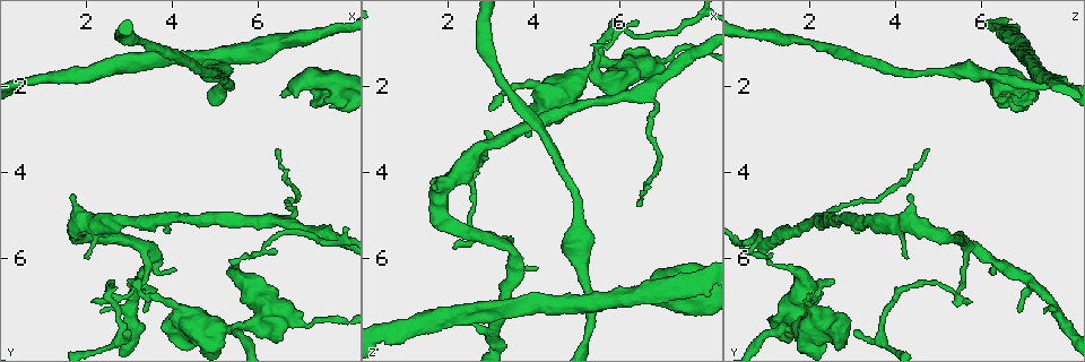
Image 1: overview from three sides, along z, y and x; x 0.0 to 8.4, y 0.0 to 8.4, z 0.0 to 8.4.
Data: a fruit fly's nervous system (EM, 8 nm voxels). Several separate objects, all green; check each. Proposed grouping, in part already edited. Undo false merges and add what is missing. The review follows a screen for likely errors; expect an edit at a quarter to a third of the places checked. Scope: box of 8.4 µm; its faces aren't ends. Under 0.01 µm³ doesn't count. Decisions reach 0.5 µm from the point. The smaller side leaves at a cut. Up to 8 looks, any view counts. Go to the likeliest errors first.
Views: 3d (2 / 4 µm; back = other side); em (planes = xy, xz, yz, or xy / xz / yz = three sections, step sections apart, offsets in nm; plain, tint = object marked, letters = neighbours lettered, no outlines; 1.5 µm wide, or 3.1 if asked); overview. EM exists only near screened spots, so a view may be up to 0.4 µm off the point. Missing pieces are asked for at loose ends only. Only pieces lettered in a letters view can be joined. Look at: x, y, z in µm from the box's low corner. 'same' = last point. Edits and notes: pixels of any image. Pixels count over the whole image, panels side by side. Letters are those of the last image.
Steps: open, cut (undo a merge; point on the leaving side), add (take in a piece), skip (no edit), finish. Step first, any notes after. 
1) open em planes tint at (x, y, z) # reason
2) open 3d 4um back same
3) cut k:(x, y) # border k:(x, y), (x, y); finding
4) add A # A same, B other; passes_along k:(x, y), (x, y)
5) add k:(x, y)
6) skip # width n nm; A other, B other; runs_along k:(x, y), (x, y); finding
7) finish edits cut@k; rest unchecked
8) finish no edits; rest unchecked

open 3d 4um at (2.95, 6.50, 2.55) # thin end

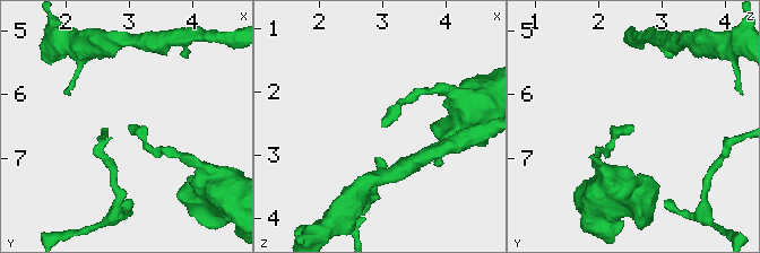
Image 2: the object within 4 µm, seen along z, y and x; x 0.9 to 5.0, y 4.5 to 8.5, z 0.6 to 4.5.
open em planes tint at (3.00, 6.55, 2.55)

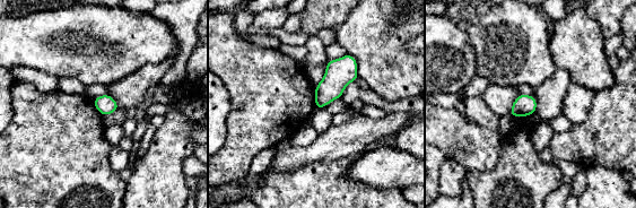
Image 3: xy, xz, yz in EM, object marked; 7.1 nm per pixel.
open em planes letters same

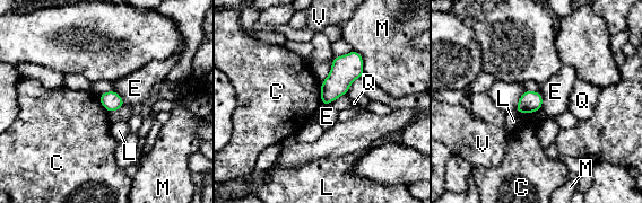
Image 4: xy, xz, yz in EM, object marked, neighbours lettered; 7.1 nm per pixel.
skip # longest_contact M 200 nm; C other, E other, L other, M other, Q other, V other; none of them fits

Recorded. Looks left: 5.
open em planes plain at (4.00, 6.20, 6.25) # thin end

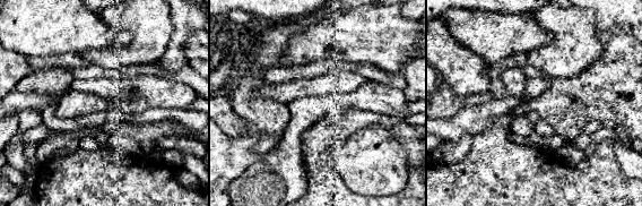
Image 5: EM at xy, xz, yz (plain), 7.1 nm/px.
open em planes letters same # see the neighbours

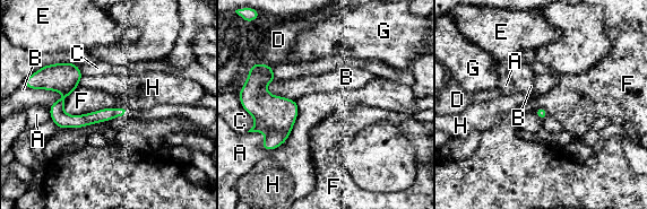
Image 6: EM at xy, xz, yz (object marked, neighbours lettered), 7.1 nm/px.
skip # longest_contact F 460 nm; A other, B other, C other, D other, E other, F other, G other, H other; runs_along 6:(55, 67), (68, 120), (120, 112); no lettered piece goes on from it

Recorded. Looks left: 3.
open 3d 4um at (5.00, 1.70, 5.35) # sudden change in width

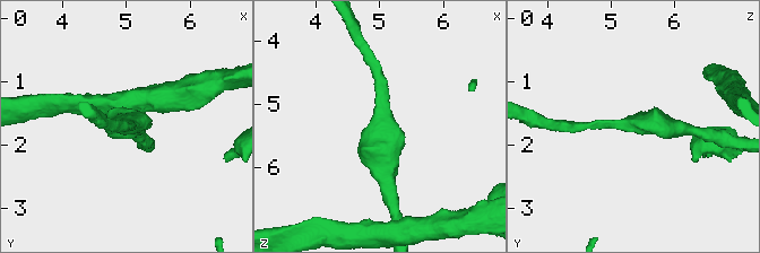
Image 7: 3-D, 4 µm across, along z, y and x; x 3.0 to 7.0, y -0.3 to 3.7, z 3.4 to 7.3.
open em xy step 4 letters at (5.00, 1.60, 5.35) # need the tissue

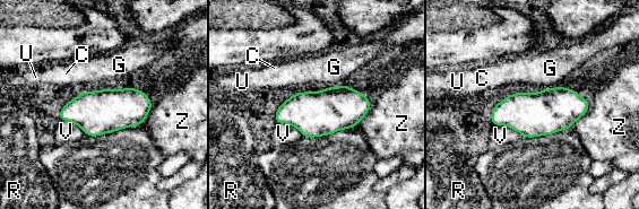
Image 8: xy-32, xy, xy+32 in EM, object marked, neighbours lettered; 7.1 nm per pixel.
skip # width 280 nm; C other, G other, R other, U other, V other, Z other; border 8:(130, 87), (84, 90), (58, 119); all the same cell

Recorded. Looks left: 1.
finish no edits; rest unchecked

